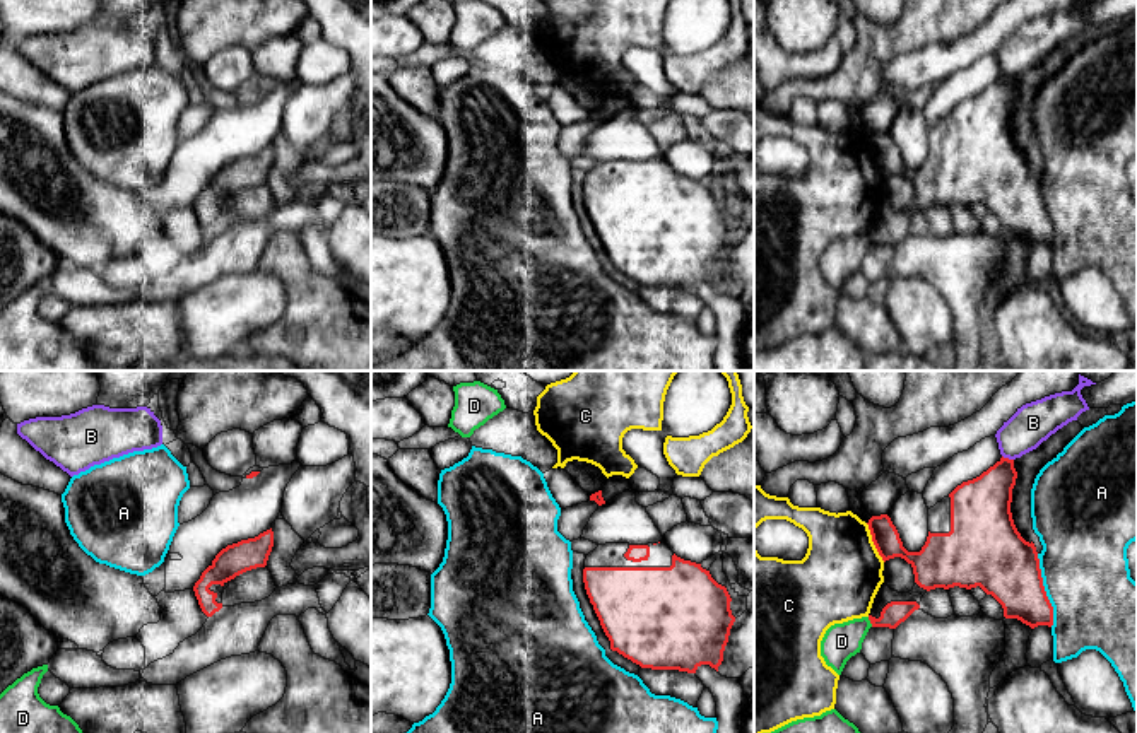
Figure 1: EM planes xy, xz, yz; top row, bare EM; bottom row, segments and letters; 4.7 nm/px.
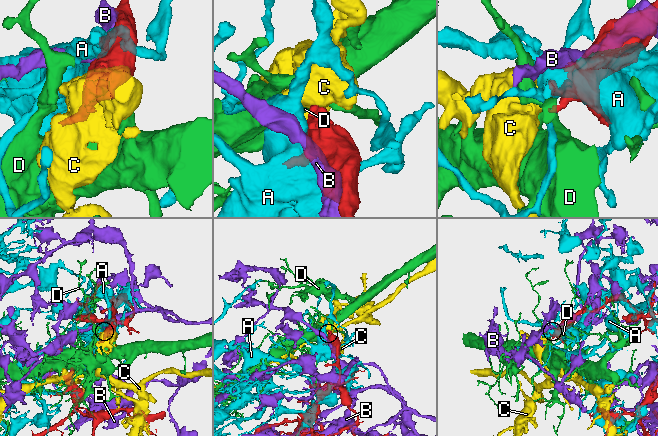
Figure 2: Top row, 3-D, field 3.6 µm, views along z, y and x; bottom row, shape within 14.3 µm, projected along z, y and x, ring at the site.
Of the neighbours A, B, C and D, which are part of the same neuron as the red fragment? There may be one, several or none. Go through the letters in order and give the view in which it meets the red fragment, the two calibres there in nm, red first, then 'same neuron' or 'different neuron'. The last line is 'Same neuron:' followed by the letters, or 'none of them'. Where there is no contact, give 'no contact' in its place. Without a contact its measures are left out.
A: yz | 300/420 nm | different neuron
B: yz | 260/190 nm | different neuron
C: yz | 130/380 nm | different neuron
D: yz | 110/170 nm | different neuron
Same neuron: none of them

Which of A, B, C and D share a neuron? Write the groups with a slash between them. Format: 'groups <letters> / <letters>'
groups A / B / C / D

